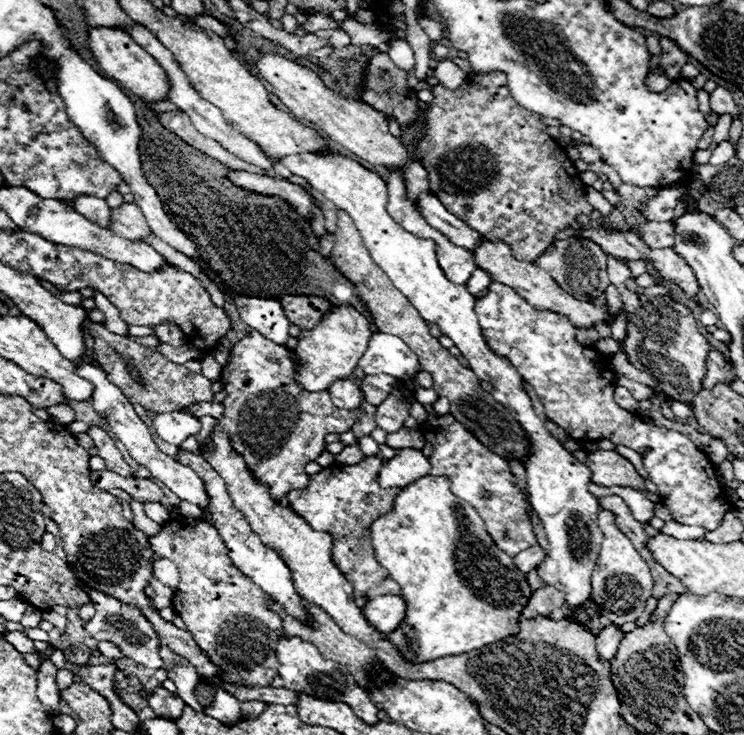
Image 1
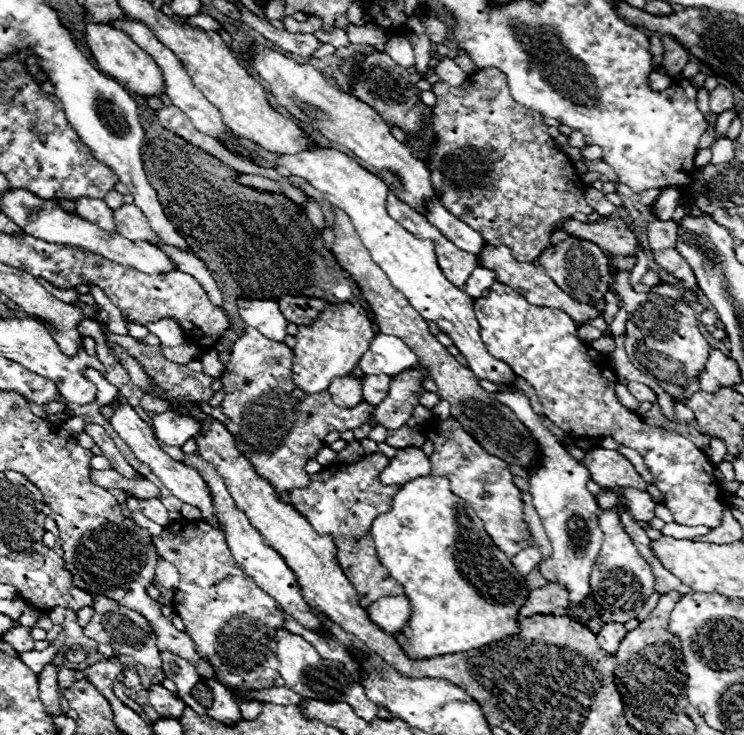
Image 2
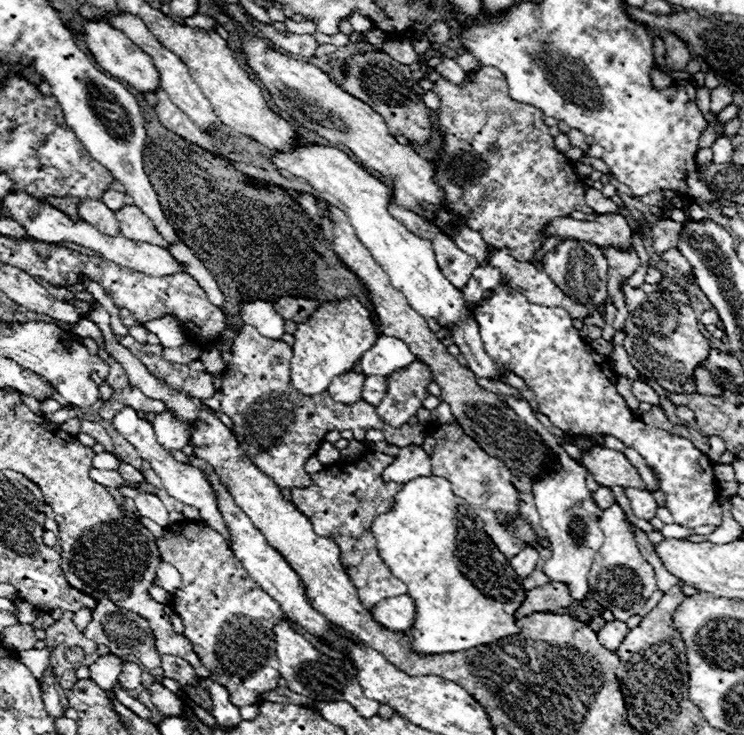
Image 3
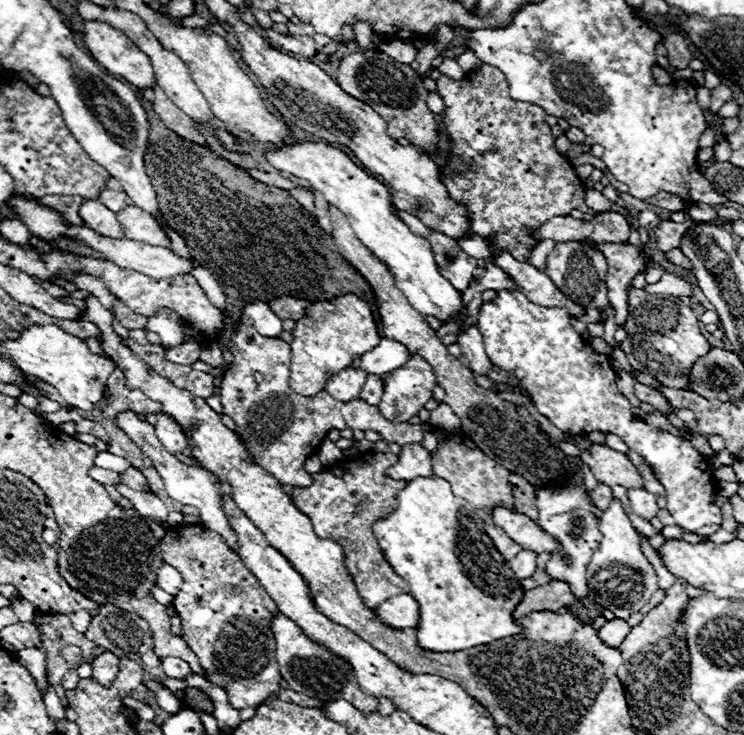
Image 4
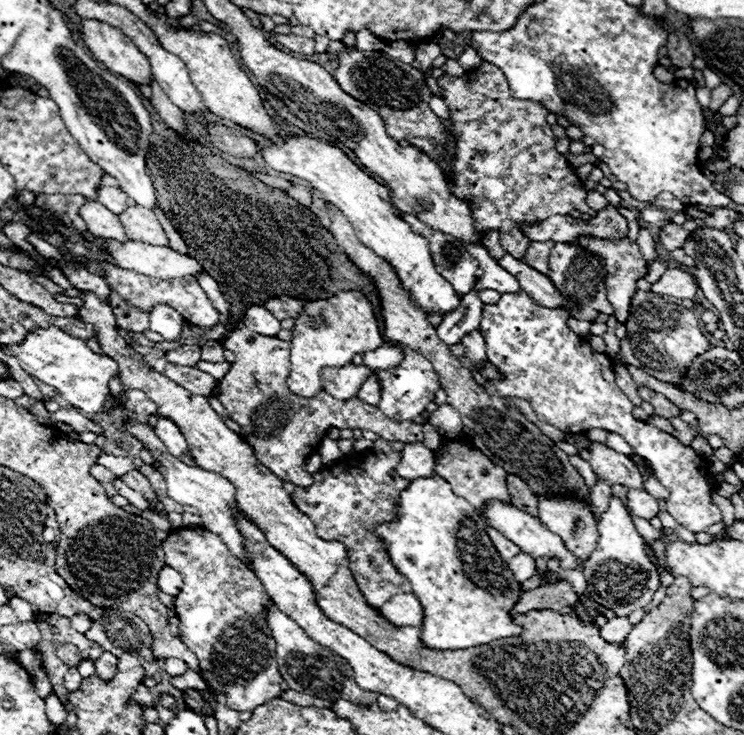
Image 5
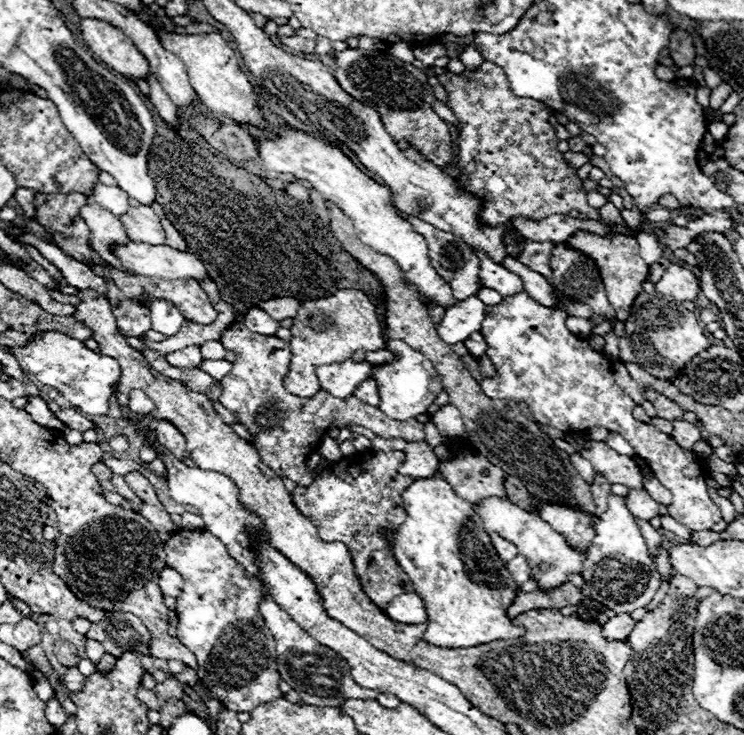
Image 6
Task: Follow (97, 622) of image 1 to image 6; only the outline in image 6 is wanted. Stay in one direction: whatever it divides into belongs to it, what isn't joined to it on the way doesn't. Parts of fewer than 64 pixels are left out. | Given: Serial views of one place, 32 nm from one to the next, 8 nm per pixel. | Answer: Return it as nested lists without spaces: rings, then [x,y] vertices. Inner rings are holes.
[[[106,612],[106,620],[92,624],[86,638],[100,642],[104,650],[116,658],[120,658],[122,652],[150,656],[150,632],[144,622],[130,612]]]

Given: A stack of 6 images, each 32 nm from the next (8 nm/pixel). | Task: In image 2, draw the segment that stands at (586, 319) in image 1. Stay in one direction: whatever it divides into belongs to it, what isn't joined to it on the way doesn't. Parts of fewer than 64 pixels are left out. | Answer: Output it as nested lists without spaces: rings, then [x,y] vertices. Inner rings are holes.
[[[486,242],[484,248],[482,248],[482,252],[480,252],[480,256],[478,256],[478,264],[484,266],[484,268],[494,270],[498,282],[502,282],[502,284],[514,288],[518,294],[522,294],[526,300],[530,300],[530,304],[534,304],[534,306],[542,306],[542,308],[564,310],[564,312],[572,318],[572,322],[576,322],[576,324],[580,324],[580,326],[584,326],[584,324],[588,324],[590,320],[602,316],[602,312],[600,312],[598,308],[594,308],[592,304],[576,302],[576,300],[570,298],[564,290],[560,290],[560,288],[556,286],[556,282],[554,282],[554,280],[552,280],[552,278],[550,278],[540,266],[534,266],[534,264],[530,264],[530,262],[518,262],[518,260],[514,260],[510,248],[504,246],[504,244],[500,244],[500,246],[492,246],[492,244]]]

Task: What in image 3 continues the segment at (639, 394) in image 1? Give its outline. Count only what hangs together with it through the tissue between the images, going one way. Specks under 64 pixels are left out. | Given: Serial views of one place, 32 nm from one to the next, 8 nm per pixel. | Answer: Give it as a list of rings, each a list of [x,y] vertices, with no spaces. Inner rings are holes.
[[[632,382],[632,394],[640,400],[640,402],[648,402],[648,404],[660,404],[658,394],[644,382]]]

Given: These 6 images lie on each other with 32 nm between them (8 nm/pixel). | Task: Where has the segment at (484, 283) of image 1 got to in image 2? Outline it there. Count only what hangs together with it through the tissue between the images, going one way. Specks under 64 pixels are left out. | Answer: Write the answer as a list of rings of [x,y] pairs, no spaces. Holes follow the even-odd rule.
[[[484,270],[484,272],[472,272],[470,280],[466,282],[466,294],[474,296],[474,300],[478,300],[492,284],[496,282],[494,272],[492,270]]]

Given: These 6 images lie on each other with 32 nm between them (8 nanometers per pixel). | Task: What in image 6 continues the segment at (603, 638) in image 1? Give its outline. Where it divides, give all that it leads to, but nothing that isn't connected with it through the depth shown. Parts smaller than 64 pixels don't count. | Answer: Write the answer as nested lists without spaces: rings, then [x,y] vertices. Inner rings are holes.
[[[620,614],[620,616],[614,616],[610,618],[604,628],[602,628],[602,634],[608,638],[608,640],[626,640],[626,636],[632,632],[634,628],[634,622],[630,618],[630,614]]]

